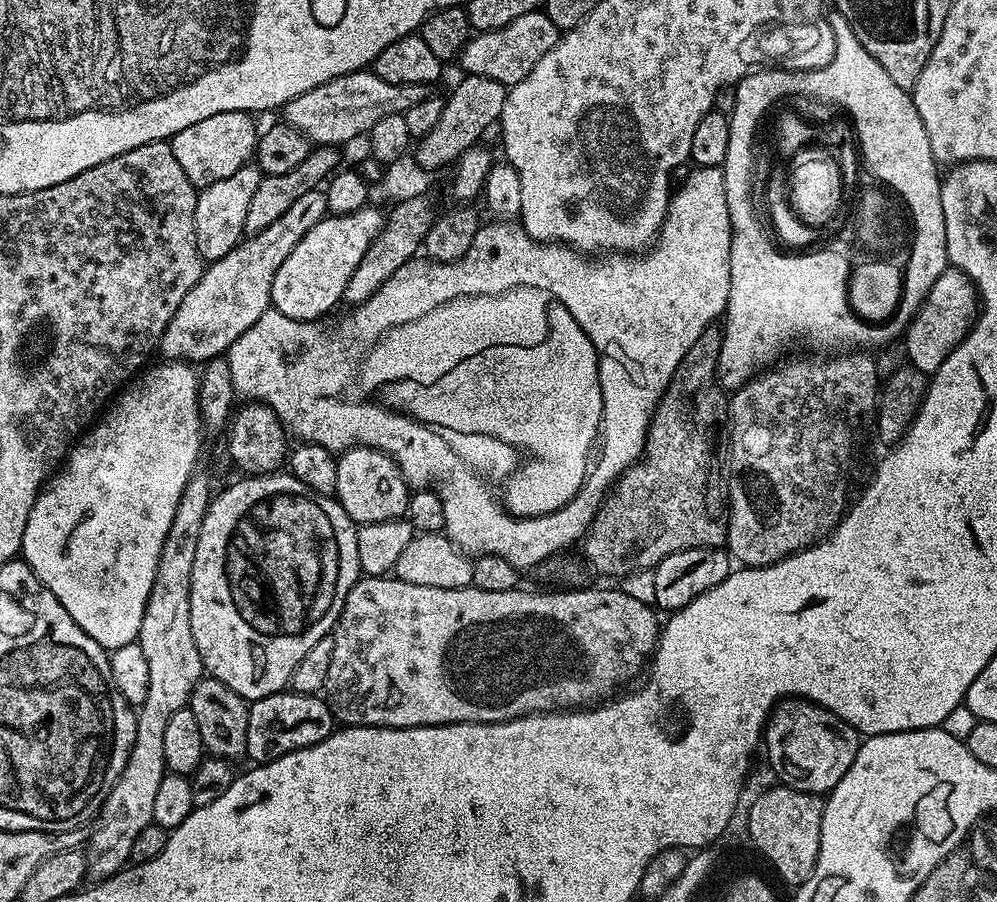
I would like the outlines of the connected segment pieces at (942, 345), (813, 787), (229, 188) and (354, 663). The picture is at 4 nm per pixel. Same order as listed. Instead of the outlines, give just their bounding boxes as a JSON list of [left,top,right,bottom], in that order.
[[902,266,978,374],[762,698,862,794],[194,162,261,261],[324,575,661,728]]

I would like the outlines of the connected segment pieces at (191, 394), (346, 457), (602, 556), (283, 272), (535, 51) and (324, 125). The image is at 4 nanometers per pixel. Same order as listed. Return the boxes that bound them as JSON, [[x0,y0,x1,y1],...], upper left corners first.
[[22,360,206,650],[335,448,410,525],[582,326,728,576],[271,206,386,320],[458,10,561,86],[282,70,430,146]]

